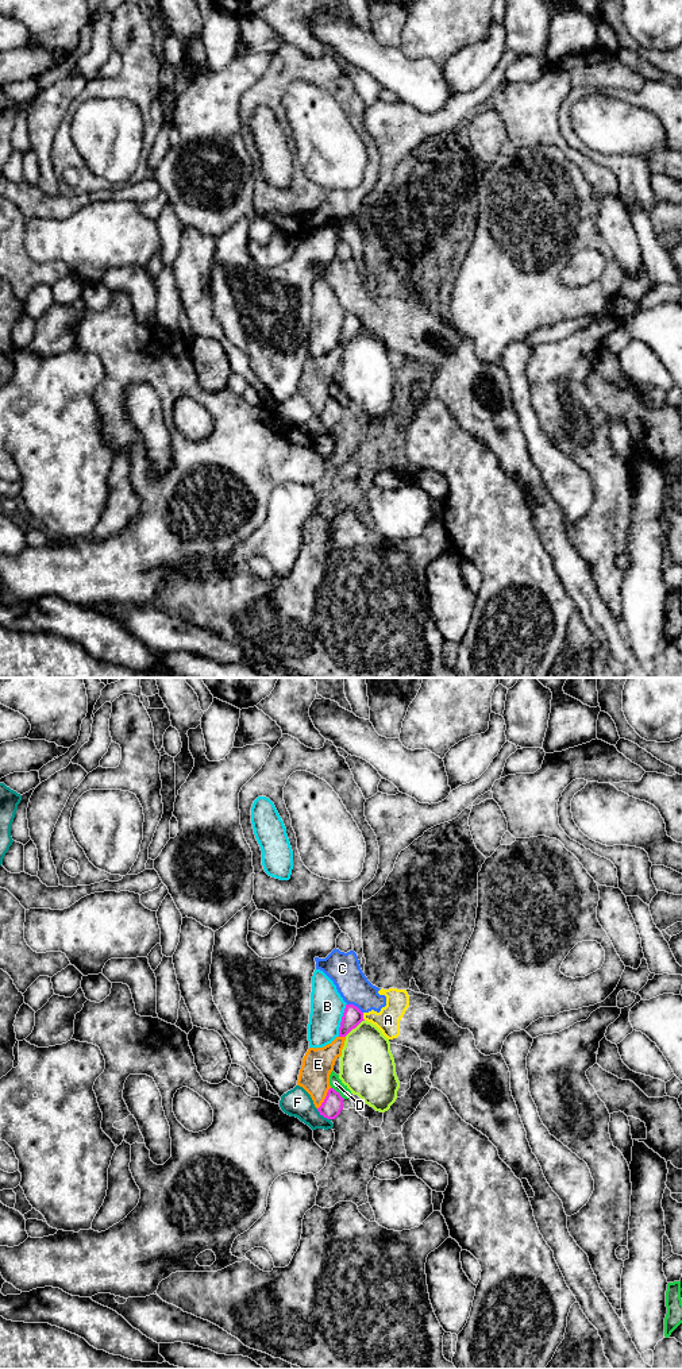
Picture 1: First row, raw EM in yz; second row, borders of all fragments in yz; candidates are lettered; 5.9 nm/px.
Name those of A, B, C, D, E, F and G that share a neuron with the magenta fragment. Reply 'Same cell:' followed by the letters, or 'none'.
Same cell: none

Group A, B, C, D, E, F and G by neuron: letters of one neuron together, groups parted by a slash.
A C / B / D / E / F / G

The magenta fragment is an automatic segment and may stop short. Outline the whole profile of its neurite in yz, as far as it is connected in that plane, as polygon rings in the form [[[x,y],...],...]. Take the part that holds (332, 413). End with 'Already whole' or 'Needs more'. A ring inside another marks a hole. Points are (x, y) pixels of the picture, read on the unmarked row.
[[[330,397],[321,414],[317,417],[320,424],[327,428],[335,428],[343,419],[343,406],[334,397]]]. Already whole

